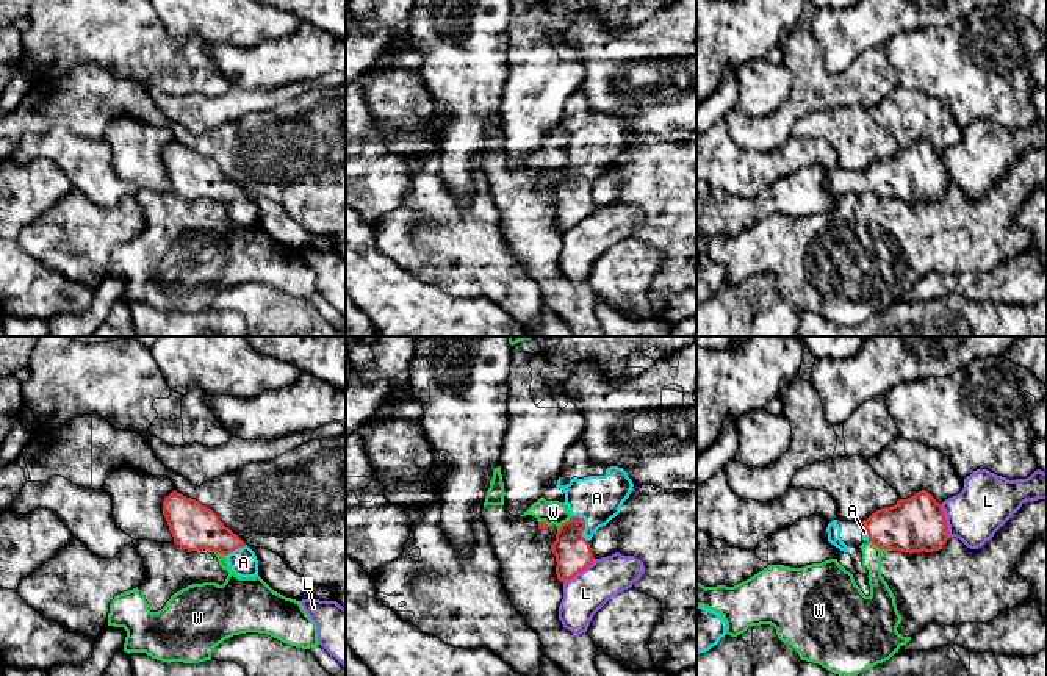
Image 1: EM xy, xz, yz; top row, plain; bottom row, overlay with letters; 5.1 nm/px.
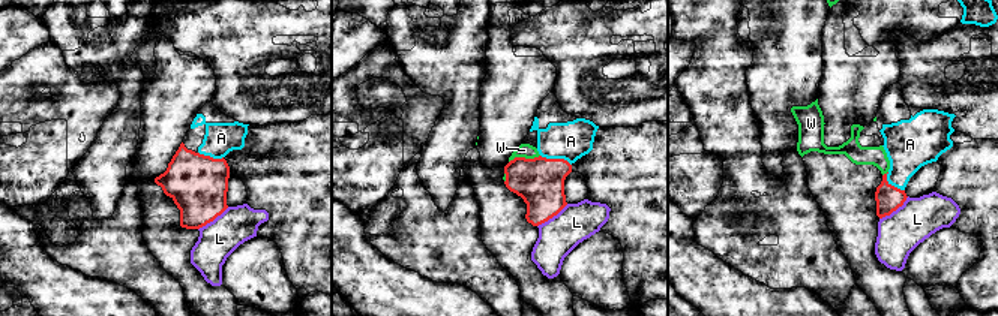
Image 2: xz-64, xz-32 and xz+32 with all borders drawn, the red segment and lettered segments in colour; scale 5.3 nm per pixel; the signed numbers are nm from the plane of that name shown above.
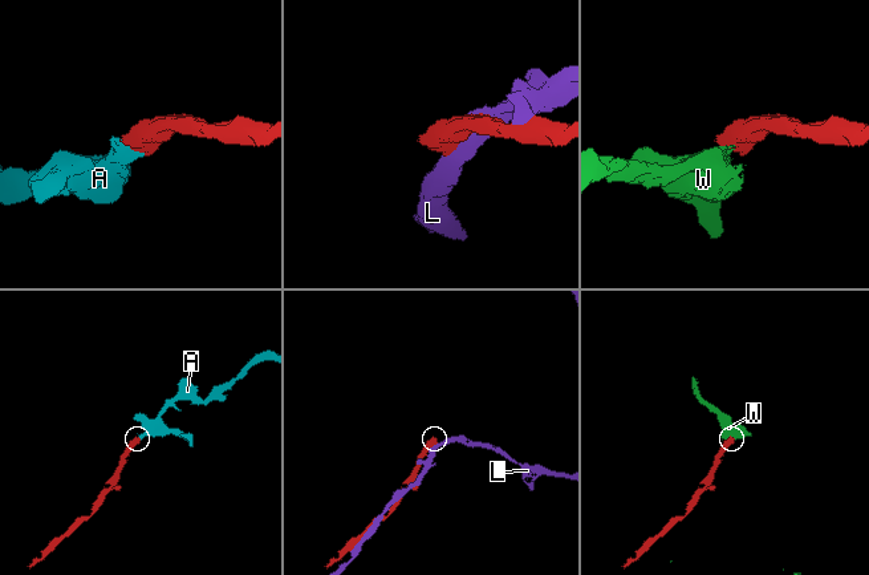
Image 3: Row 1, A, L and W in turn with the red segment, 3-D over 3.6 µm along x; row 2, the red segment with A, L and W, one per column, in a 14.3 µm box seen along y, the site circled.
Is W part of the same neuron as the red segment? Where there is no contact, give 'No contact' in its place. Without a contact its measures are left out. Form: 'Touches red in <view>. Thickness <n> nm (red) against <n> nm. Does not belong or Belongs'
Touches red in yz. Thickness 280 nm (red) against 120 nm. Does not belong

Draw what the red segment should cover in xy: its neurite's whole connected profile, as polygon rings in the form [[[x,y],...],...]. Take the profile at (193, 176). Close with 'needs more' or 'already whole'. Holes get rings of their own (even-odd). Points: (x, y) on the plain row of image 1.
[[[175,139],[163,150],[163,164],[174,192],[188,200],[210,199],[224,203],[239,227],[258,225],[255,202],[210,158]]]; needs more

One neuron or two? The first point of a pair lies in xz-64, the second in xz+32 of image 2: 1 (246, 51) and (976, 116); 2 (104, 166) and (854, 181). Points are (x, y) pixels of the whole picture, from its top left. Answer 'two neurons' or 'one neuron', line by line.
1: one neuron
2: two neurons

